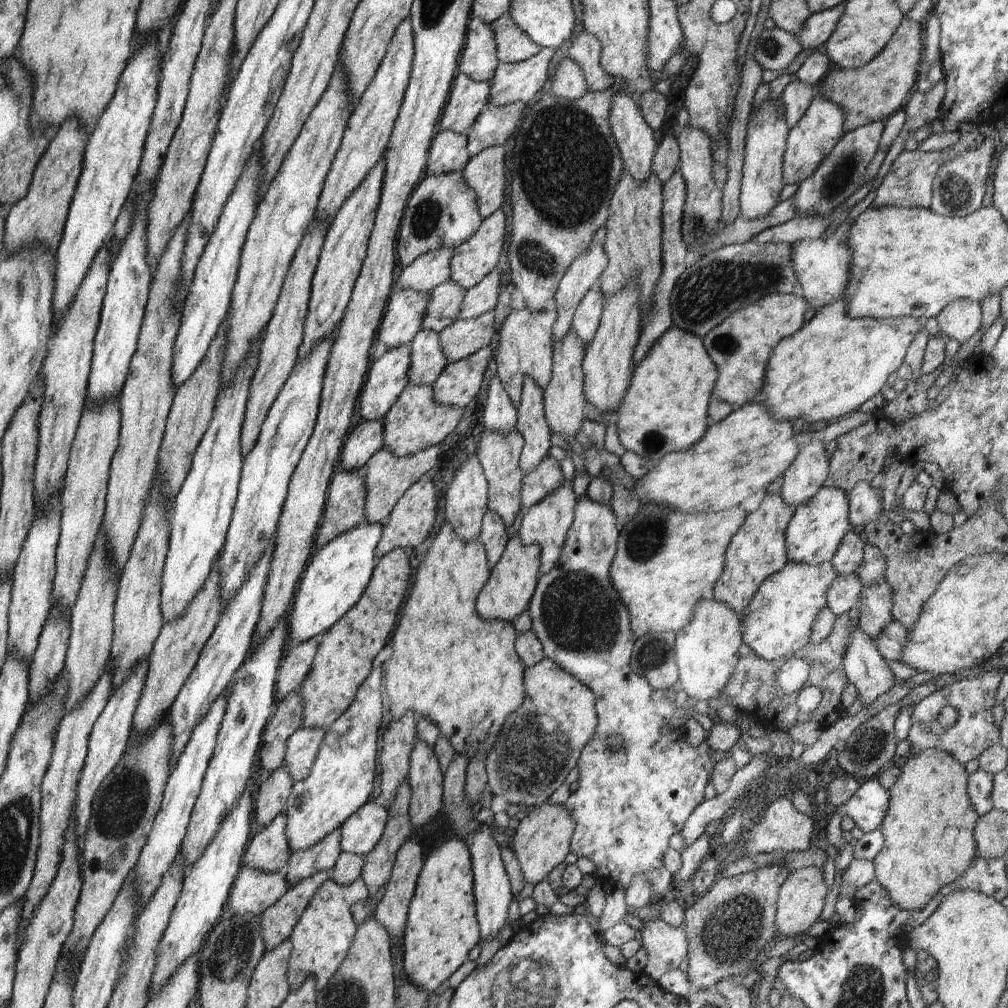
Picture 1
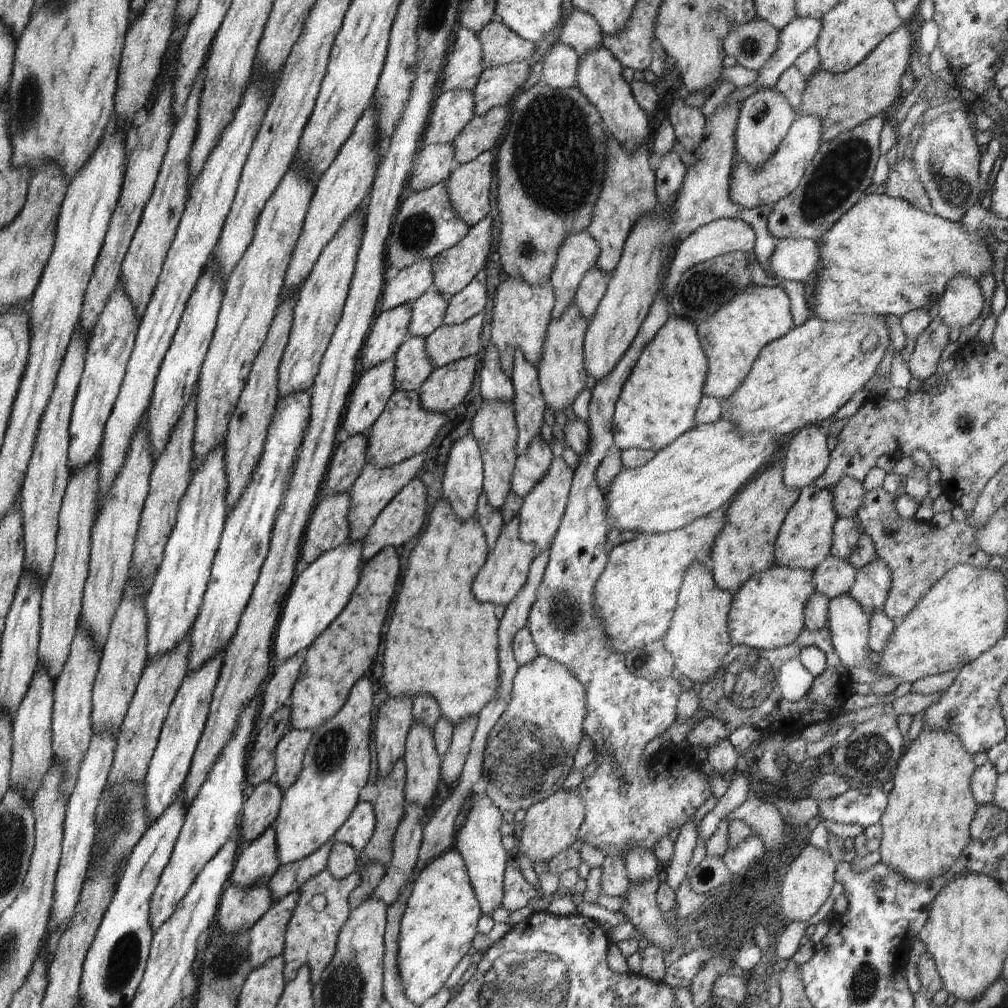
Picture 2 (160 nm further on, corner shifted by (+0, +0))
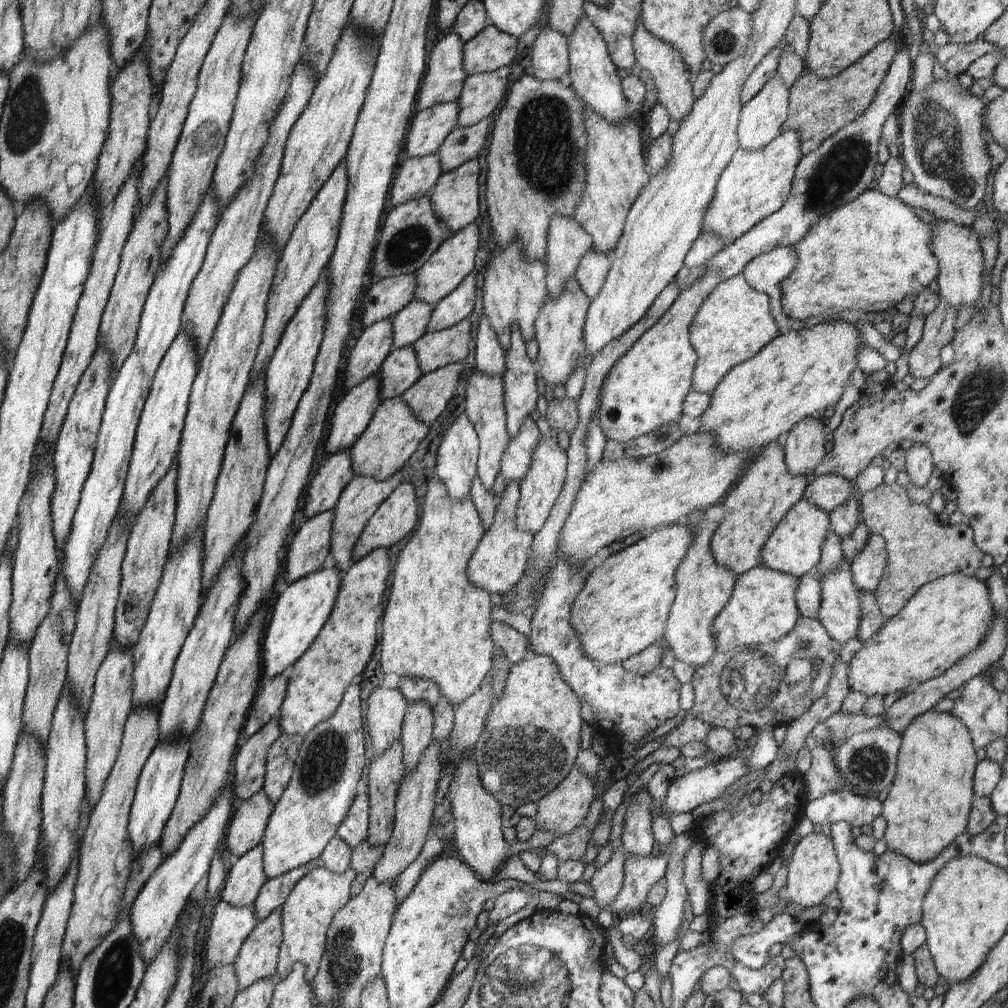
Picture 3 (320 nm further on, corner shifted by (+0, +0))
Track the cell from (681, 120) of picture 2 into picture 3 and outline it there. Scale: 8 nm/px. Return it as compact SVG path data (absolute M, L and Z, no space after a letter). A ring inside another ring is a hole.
M641 20L635 22L635 29L631 34L631 46L635 62L638 62L641 70L646 70L650 74L651 87L656 86L656 90L659 90L659 103L666 108L672 119L681 123L690 114L695 101L695 97L692 95L694 76L685 65L681 54L676 50L676 47L648 32Z

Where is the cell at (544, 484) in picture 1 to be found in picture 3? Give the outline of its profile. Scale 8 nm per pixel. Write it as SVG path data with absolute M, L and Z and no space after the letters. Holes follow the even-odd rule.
M528 417L523 420L515 437L509 438L509 443L500 461L500 472L508 481L523 481L531 467L532 453L537 447L541 435L535 420Z

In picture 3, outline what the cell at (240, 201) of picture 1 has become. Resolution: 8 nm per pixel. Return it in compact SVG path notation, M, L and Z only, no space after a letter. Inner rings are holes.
M181 332L176 335L157 368L135 432L129 469L119 505L119 514L130 527L133 527L151 492L166 476L179 452L181 432L187 415L191 386L197 373L198 362L200 359L197 357L191 337L186 332Z

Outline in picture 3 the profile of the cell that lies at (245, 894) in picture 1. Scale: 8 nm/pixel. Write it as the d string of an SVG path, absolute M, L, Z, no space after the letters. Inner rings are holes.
M218 901L206 940L209 972L224 965L232 965L236 960L240 947L258 923L253 910L253 907L240 908Z

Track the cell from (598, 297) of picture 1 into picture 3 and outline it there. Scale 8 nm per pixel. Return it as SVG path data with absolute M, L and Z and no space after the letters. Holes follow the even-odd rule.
M594 248L585 252L577 266L575 277L580 283L580 288L592 300L602 288L611 267L611 255L601 253Z

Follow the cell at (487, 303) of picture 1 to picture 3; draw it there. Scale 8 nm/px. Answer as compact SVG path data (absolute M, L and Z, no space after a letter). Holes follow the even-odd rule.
M472 272L431 312L427 332L441 331L462 322L474 310L476 304L476 273Z

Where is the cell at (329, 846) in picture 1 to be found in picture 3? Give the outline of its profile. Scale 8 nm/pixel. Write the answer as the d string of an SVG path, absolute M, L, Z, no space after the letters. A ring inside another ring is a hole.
M320 858L314 859L308 864L288 871L282 876L268 879L262 885L262 888L260 888L260 892L252 906L258 922L270 916L277 908L281 908L288 898L290 891L294 888L294 885L306 875L310 869L322 865Z

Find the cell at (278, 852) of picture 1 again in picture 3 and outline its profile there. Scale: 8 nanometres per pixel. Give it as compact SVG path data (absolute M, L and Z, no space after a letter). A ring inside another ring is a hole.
M255 846L239 856L225 878L220 900L236 907L252 907L260 888L267 881L263 867L263 846Z

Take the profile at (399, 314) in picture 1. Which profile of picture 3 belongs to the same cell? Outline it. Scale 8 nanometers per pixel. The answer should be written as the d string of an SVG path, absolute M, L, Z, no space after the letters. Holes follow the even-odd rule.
M392 319L378 321L362 331L348 354L345 376L340 378L347 390L378 374L384 359L394 349L392 339Z

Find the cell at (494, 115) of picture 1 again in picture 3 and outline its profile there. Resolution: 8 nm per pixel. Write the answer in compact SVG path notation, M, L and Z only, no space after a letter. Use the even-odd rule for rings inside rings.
M482 119L469 127L452 129L437 152L442 173L456 170L486 151L492 127L491 119Z

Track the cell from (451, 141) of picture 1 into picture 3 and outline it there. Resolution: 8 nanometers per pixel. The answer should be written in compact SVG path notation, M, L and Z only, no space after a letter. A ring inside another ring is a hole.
M437 154L409 159L402 157L391 182L389 208L428 196L441 174Z

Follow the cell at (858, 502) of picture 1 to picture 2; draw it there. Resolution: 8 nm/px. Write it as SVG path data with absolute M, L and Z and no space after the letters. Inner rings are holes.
M852 477L840 479L832 488L826 488L832 493L833 507L838 517L856 518L857 510L863 505L866 490L861 482Z

